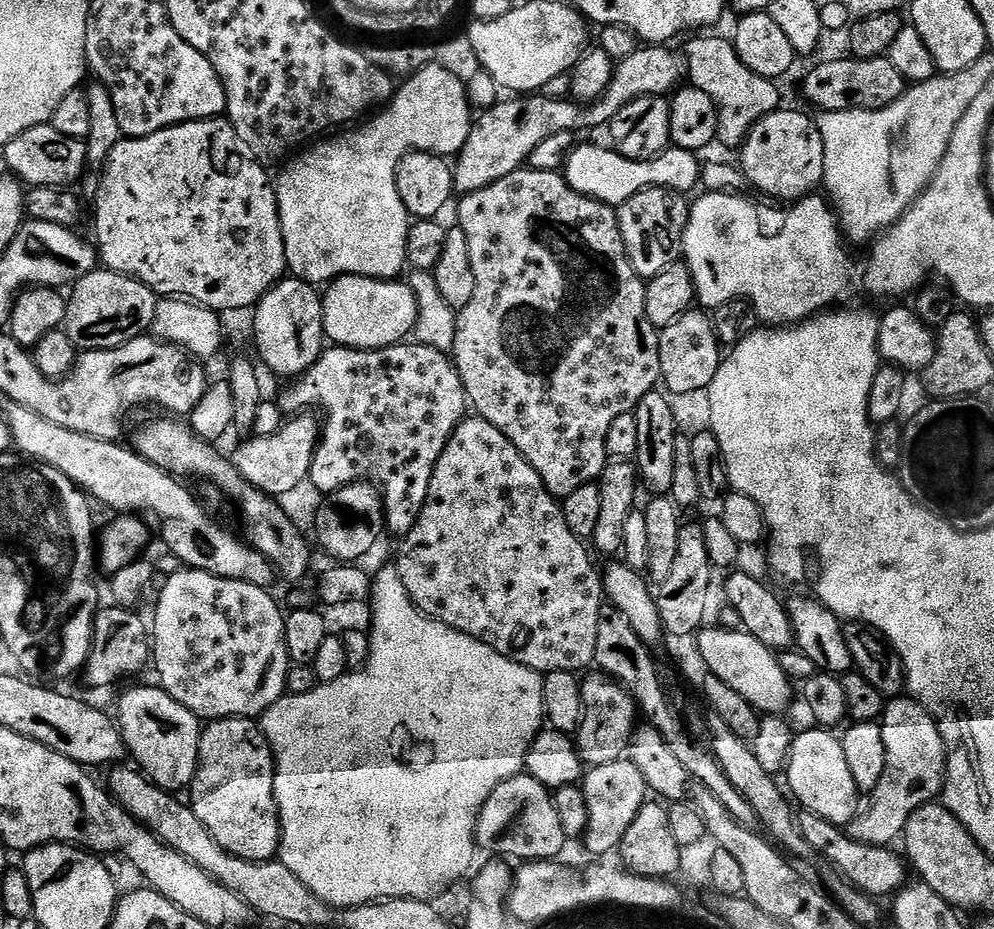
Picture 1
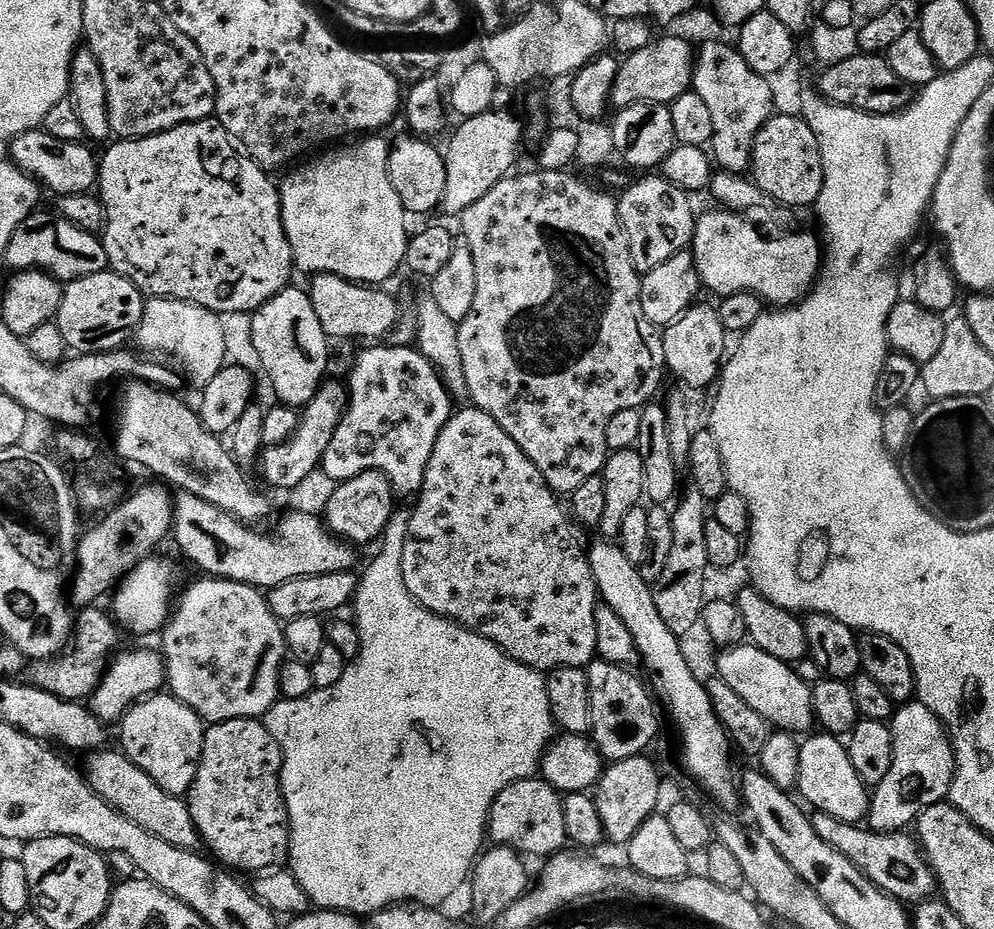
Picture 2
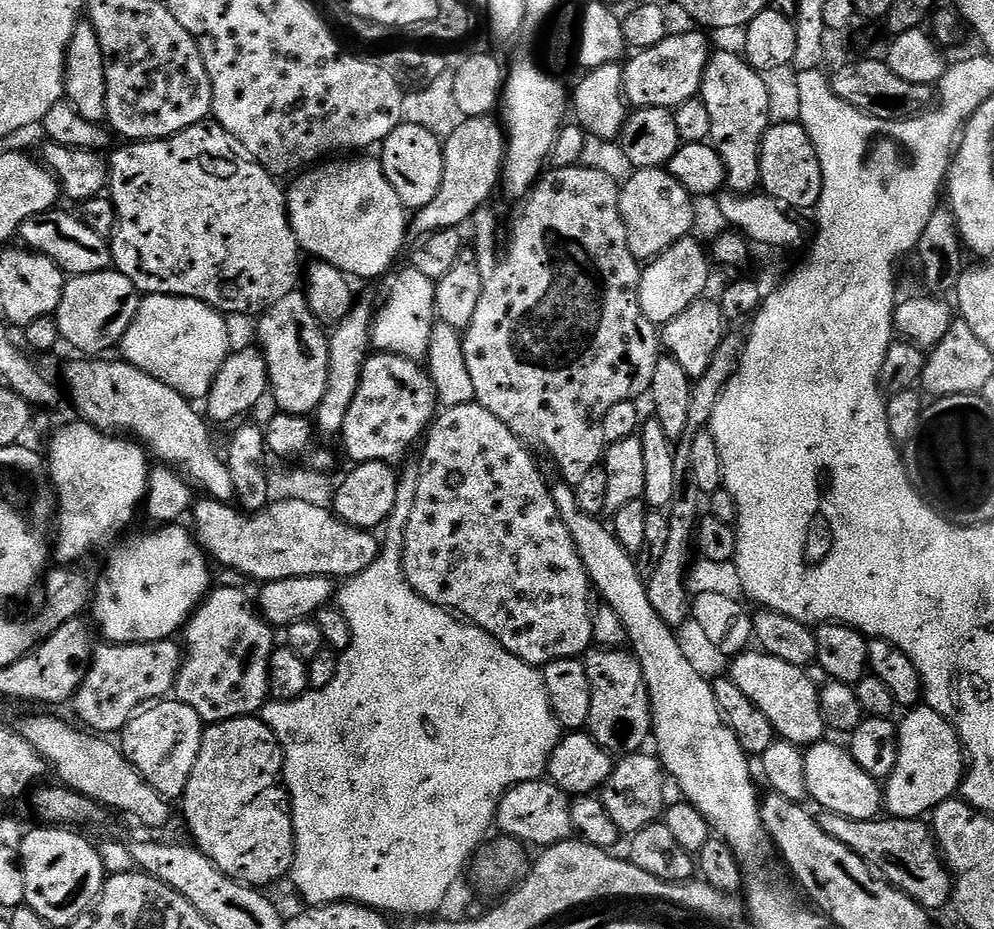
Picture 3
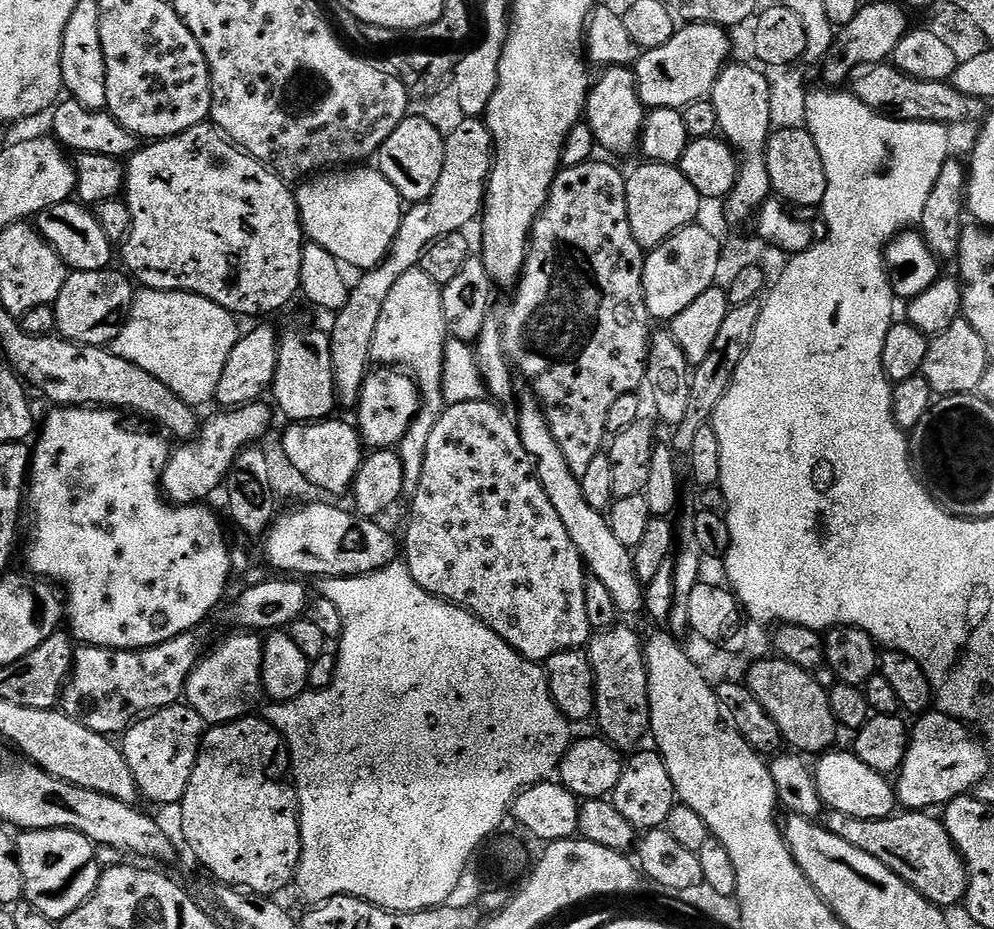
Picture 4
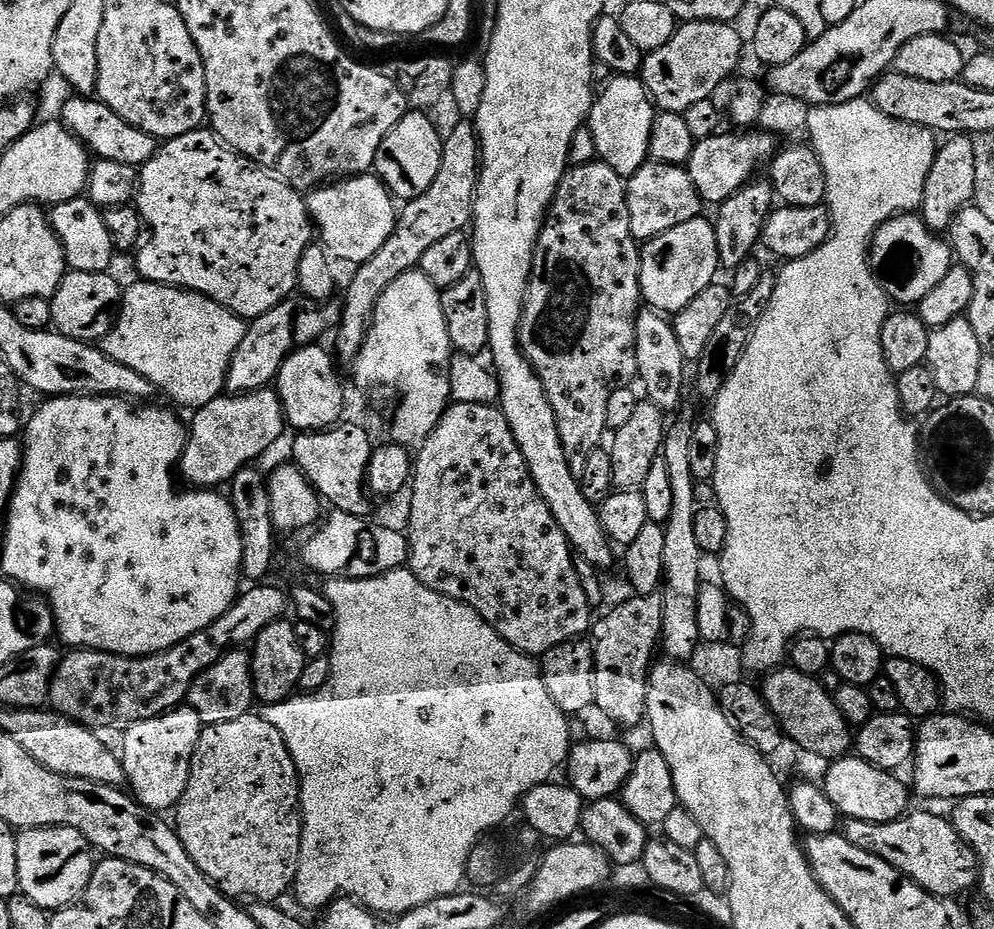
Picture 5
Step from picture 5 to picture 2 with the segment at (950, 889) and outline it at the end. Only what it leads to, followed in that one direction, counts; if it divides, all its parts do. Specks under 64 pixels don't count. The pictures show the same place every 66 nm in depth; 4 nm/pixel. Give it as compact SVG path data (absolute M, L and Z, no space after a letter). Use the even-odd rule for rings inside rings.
M813 811L810 819L818 838L826 842L838 854L850 858L863 876L870 878L887 896L892 896L908 906L919 906L937 895L938 885L932 867L924 856L924 850L915 835L907 831L873 832L867 826L847 824L825 812Z

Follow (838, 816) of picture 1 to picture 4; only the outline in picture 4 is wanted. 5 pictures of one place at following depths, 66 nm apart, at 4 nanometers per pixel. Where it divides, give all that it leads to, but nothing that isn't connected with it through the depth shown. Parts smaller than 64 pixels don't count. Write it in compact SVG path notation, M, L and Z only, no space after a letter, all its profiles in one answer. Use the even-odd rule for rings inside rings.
M829 750L819 757L814 767L816 792L825 809L846 814L850 818L881 820L897 811L898 801L894 784L885 773L870 770L866 762L857 758L855 751L836 752Z

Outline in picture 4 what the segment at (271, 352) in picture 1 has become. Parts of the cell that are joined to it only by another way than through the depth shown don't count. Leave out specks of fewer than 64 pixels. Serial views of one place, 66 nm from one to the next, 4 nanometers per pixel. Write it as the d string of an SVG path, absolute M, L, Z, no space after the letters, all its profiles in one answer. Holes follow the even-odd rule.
M292 328L279 337L277 350L277 370L271 385L271 395L276 395L276 404L280 412L292 422L315 422L327 420L338 408L336 387L334 386L334 370L330 366L330 342L327 331L319 332L316 328Z

